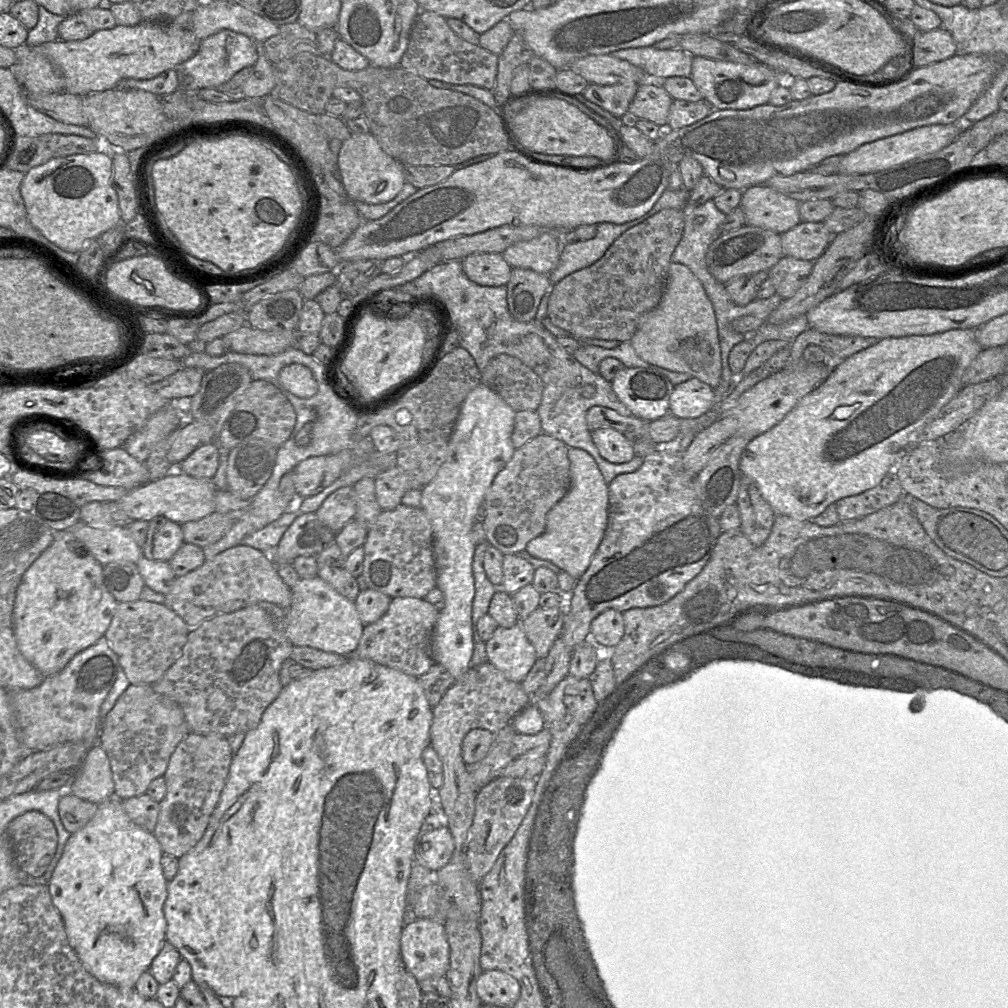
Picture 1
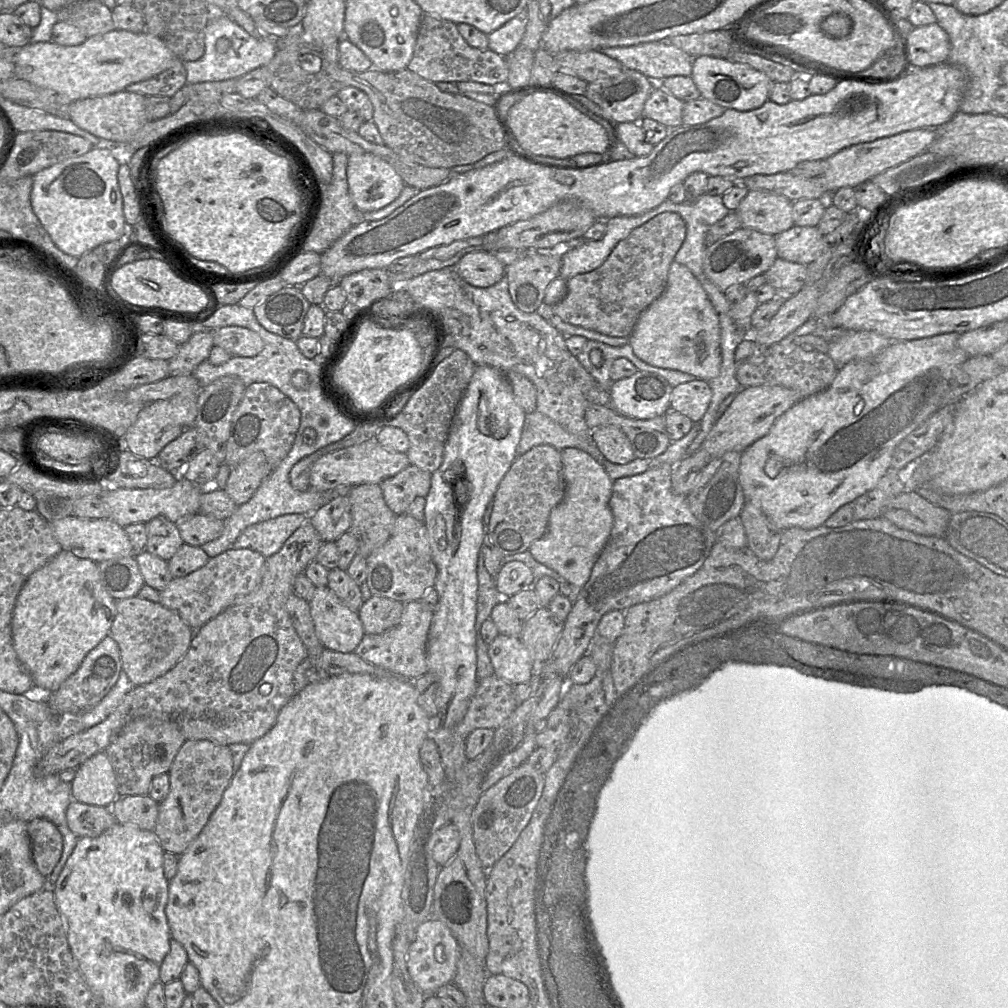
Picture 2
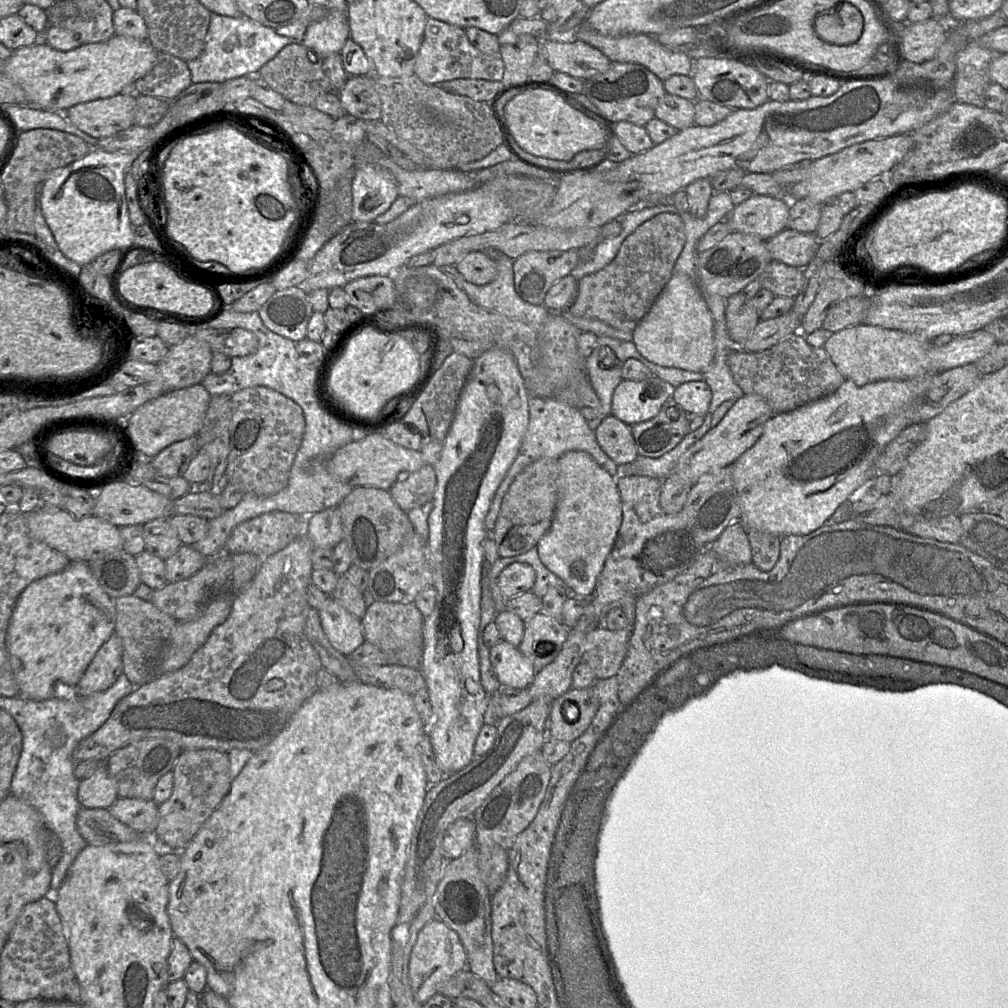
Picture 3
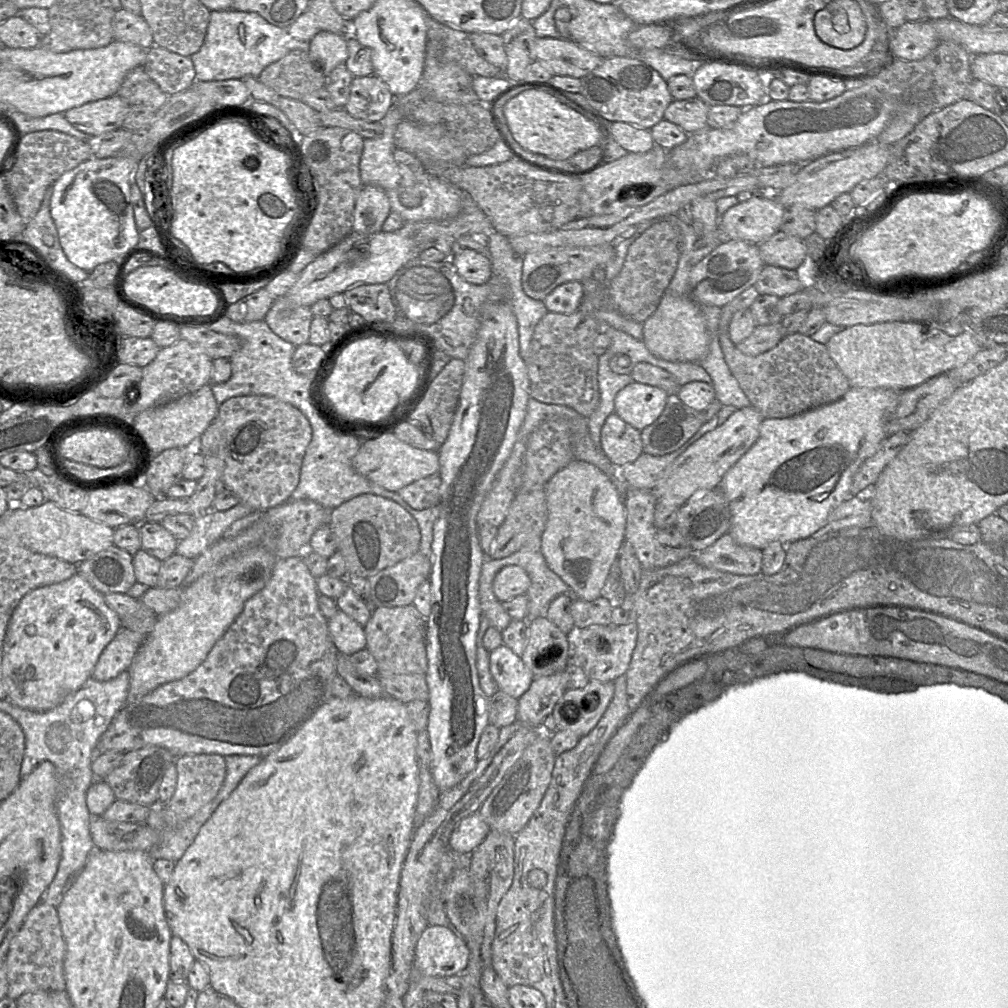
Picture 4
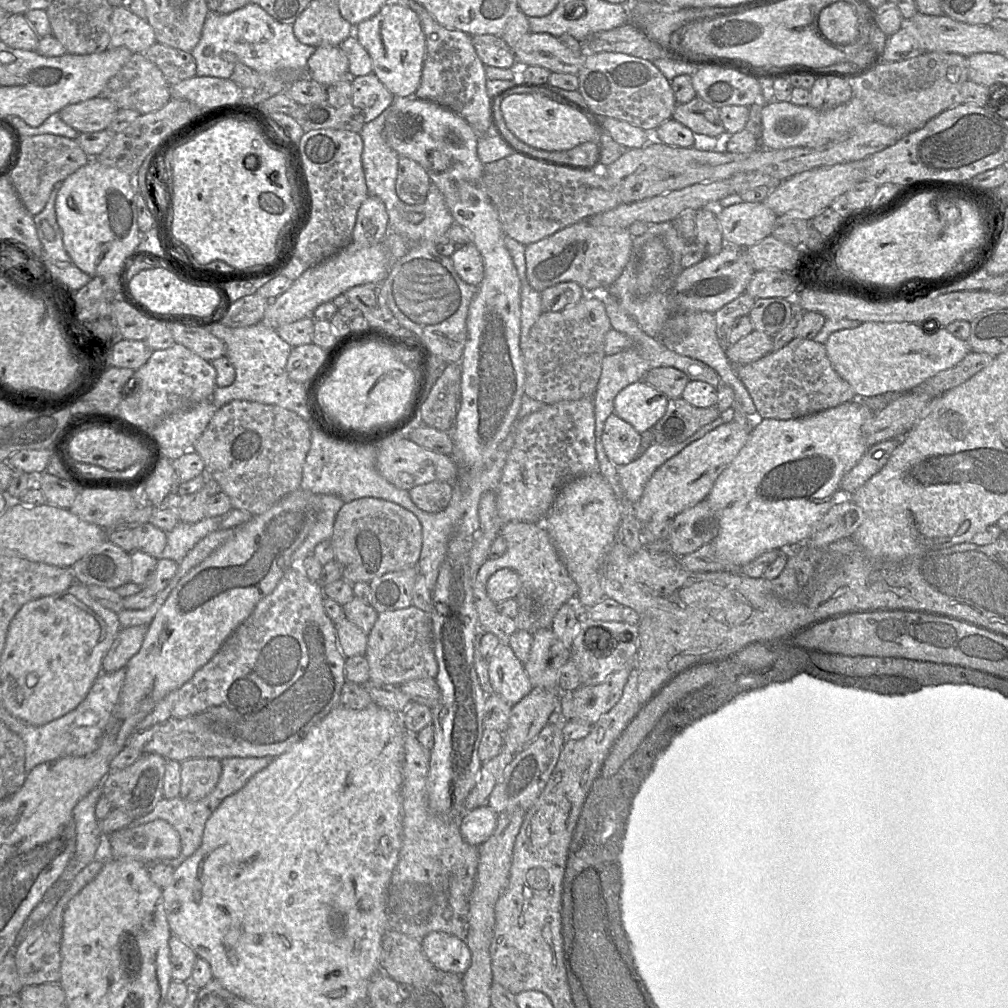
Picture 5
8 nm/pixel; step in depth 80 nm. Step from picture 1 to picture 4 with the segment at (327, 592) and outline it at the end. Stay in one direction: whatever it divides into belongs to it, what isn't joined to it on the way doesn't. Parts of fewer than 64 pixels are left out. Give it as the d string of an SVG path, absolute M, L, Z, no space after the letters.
M340 609L328 619L328 628L340 654L350 656L366 648L364 627Z

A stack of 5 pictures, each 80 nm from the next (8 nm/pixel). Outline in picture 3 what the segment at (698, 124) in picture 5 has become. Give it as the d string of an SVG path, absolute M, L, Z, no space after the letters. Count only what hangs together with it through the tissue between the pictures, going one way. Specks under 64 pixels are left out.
M666 93L655 109L655 118L673 126L678 131L694 125L695 101Z

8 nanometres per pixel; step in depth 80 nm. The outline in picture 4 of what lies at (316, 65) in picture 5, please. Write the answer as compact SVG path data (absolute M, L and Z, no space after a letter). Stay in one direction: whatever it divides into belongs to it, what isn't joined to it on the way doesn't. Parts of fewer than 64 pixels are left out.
M321 31L310 41L308 54L327 76L335 67L345 64L348 57L346 37L332 32Z

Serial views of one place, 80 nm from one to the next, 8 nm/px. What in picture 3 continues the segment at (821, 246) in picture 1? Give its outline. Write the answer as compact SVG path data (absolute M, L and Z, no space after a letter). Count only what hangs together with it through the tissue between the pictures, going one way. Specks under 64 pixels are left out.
M785 228L766 241L772 260L804 268L815 256L819 240L814 233Z

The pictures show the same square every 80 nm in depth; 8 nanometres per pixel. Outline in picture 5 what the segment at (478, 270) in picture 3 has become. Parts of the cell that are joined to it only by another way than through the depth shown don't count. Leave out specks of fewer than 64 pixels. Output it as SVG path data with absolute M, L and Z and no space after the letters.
M472 243L457 247L450 256L459 277L470 285L478 286L484 276L483 259Z

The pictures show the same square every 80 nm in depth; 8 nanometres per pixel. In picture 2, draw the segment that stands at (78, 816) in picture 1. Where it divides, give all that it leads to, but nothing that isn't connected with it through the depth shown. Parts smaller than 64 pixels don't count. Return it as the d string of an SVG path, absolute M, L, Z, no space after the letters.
M73 800L66 811L67 824L78 837L97 837L116 822L110 807L90 805Z

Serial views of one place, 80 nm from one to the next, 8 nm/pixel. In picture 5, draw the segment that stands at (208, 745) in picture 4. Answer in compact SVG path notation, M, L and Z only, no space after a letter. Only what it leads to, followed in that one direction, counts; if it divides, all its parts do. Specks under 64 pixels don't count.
M298 566L285 572L274 591L261 599L251 615L228 637L216 655L179 689L168 694L155 709L135 728L125 747L139 750L143 754L156 753L166 760L182 762L193 758L230 757L276 757L300 741L309 730L341 704L340 696L346 682L346 657L338 644L335 624L328 617L323 600L323 588L317 581L310 580Z

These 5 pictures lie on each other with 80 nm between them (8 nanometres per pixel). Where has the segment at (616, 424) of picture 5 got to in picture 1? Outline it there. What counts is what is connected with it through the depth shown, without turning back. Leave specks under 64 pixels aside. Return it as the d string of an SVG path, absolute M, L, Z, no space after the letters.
M599 428L591 431L591 438L600 455L610 463L626 463L635 456L628 439L613 428Z

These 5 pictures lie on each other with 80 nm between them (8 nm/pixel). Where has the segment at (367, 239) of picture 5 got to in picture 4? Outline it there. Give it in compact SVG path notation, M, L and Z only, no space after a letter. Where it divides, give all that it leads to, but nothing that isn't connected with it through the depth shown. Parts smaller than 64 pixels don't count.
M363 185L355 202L353 231L373 234L382 231L383 223L391 212L389 199L385 191L374 185Z

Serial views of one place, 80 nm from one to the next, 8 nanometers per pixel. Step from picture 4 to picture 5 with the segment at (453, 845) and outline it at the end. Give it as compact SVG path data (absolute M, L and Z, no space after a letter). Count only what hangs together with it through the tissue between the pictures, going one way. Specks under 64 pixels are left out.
M487 804L465 813L459 823L463 839L473 846L479 846L493 833L498 816Z

